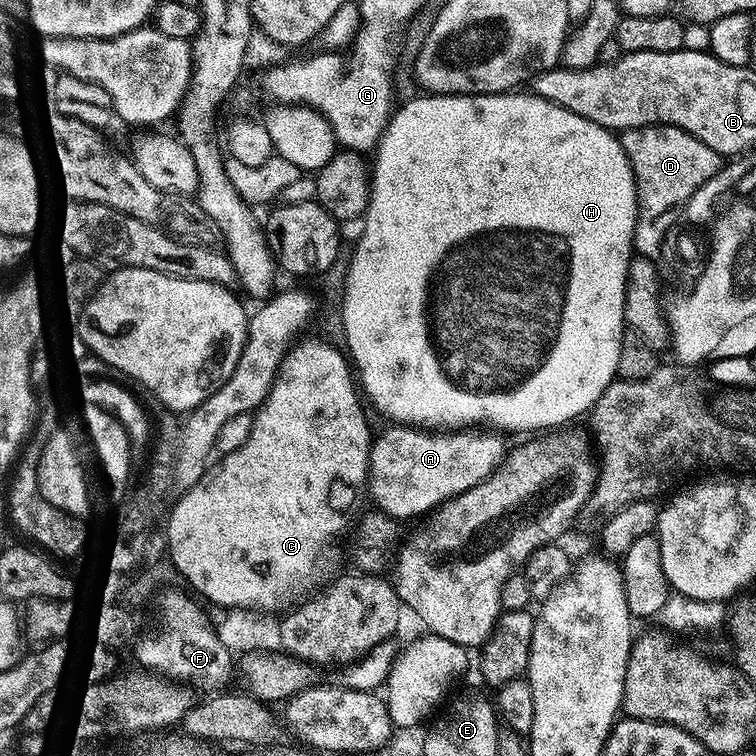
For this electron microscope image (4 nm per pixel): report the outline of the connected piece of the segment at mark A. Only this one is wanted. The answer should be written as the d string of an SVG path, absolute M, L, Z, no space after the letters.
M388 426L372 441L372 458L368 463L370 500L385 516L401 522L407 516L431 513L445 500L478 486L506 460L504 440L499 431L475 432L472 426L463 430L421 430L416 426Z

